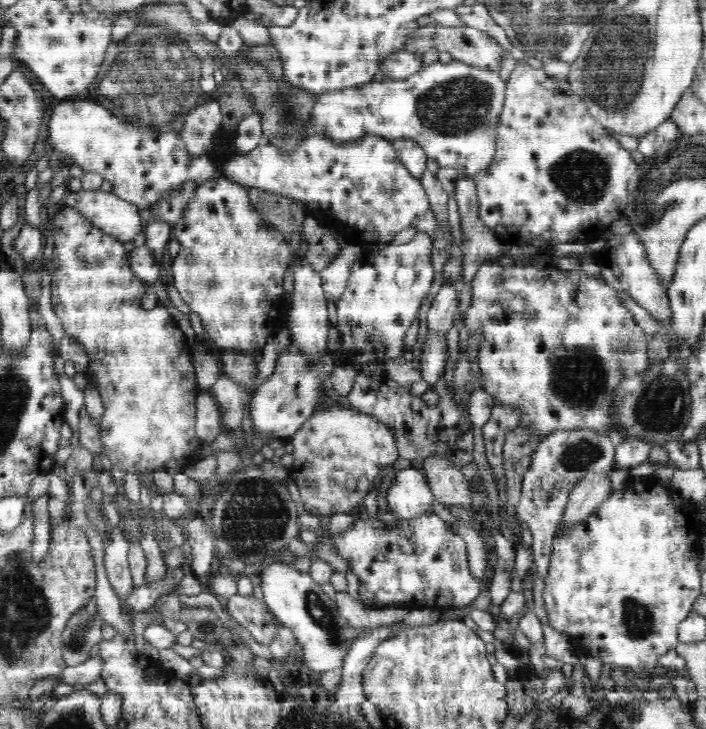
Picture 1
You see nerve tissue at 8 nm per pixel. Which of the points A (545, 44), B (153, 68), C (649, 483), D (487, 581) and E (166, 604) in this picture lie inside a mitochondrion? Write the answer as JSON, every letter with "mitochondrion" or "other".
{"A":"mitochondrion","B":"mitochondrion","C":"other","D":"other","E":"other"}

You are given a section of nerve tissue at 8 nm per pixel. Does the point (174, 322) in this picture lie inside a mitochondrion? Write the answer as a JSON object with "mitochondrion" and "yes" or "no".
{"mitochondrion":"no"}

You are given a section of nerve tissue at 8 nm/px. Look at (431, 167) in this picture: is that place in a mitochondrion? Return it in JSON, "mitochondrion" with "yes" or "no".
{"mitochondrion":"no"}

